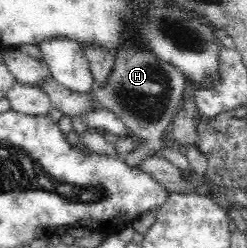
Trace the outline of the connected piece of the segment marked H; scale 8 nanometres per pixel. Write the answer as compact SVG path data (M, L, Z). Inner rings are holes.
M125 49L114 55L115 64L112 74L108 76L108 84L104 88L92 88L88 94L78 94L68 88L64 88L51 74L45 76L36 83L56 110L60 110L66 116L82 116L88 109L94 107L106 107L127 126L129 134L135 139L147 140L145 147L136 148L132 154L125 156L123 161L128 168L137 168L146 156L155 150L163 148L161 138L169 132L169 127L177 114L178 104L182 103L184 91L187 89L186 78L173 66L160 62L152 57L146 50Z

